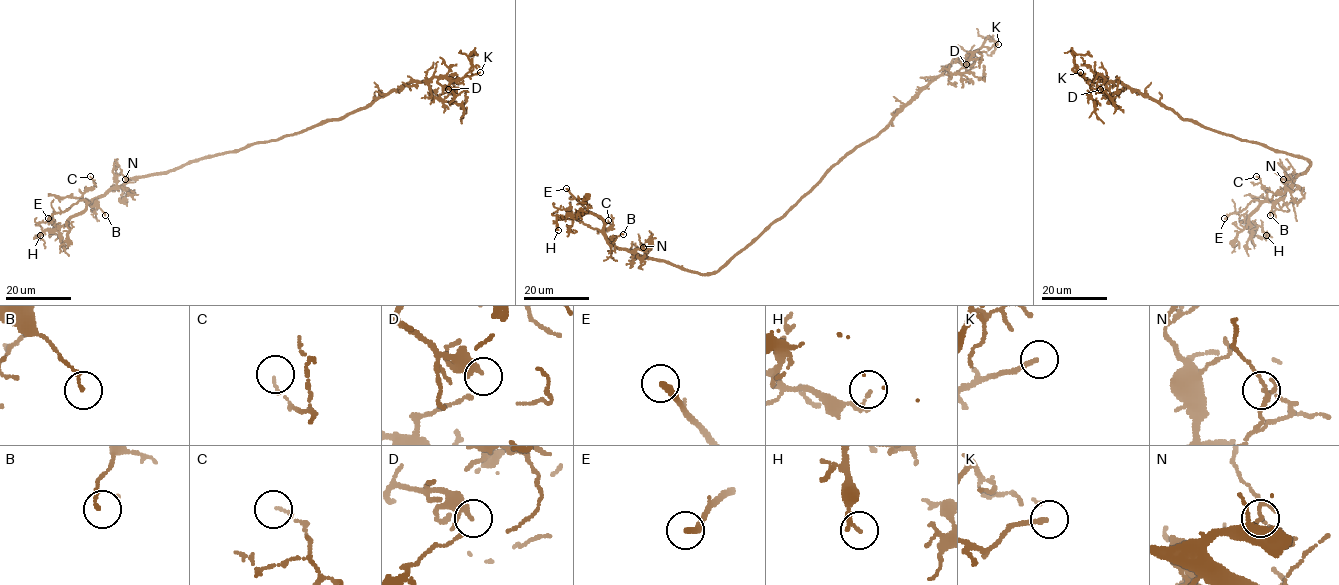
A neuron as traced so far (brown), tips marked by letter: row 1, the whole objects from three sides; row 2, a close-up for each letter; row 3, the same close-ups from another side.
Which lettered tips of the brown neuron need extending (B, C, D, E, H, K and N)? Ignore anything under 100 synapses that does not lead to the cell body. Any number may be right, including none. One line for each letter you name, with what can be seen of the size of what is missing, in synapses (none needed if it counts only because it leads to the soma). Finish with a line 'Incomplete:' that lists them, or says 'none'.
Incomplete: E

